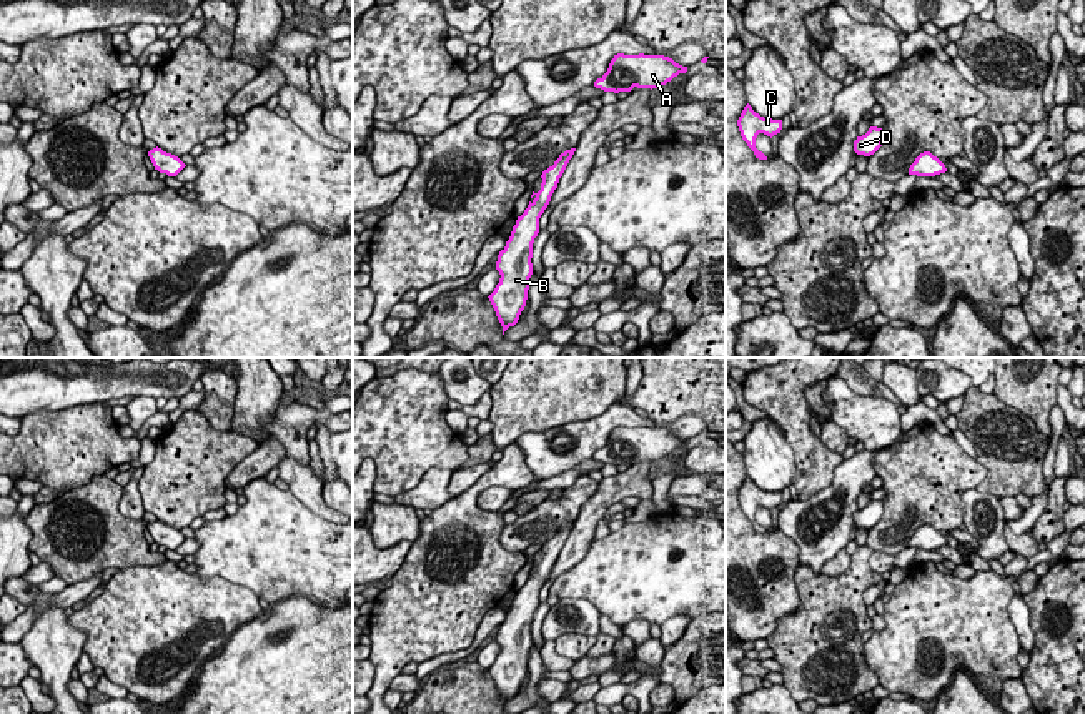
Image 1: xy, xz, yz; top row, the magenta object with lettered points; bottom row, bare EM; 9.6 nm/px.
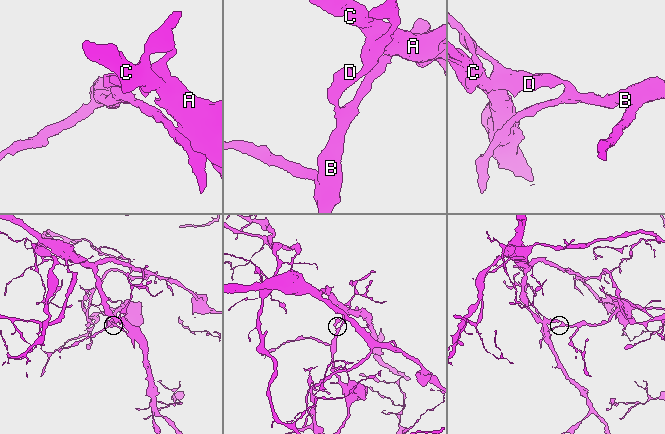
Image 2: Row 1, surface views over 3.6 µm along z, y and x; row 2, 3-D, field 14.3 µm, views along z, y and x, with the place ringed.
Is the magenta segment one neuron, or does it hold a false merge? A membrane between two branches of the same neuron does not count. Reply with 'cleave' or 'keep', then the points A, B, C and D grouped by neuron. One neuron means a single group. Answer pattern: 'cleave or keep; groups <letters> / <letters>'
cleave; groups A C / B D

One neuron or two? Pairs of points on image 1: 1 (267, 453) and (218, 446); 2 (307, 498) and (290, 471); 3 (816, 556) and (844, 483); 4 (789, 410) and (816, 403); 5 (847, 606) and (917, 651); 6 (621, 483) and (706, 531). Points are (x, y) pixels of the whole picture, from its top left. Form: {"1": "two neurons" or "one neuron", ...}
{"1": "two neurons", "2": "one neuron", "3": "one neuron", "4": "two neurons", "5": "two neurons", "6": "two neurons"}

